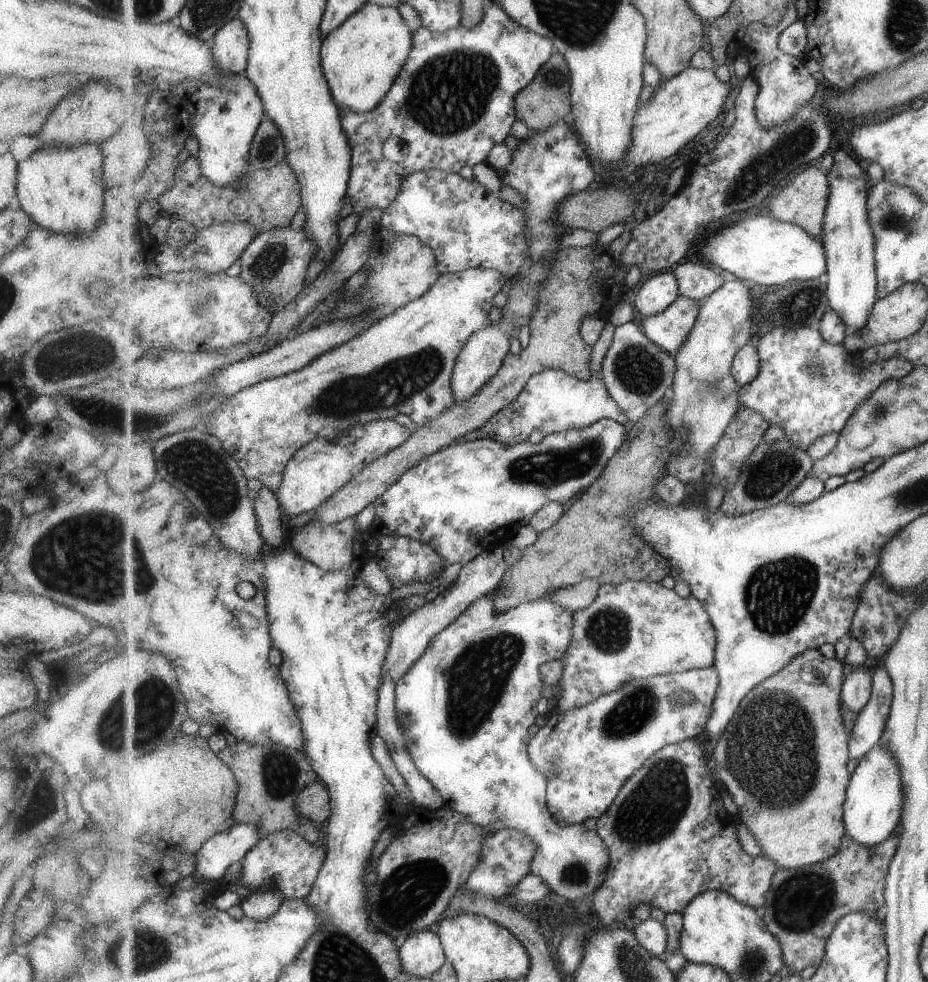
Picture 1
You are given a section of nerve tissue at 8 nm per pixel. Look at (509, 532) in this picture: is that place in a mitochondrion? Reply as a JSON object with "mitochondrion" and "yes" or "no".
{"mitochondrion":"no"}

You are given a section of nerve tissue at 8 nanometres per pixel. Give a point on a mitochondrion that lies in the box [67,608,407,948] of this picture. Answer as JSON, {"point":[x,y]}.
{"point":[145,715]}

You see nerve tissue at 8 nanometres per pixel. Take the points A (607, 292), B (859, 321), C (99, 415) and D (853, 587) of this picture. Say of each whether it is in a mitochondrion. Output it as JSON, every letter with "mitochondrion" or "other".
{"A":"other","B":"other","C":"mitochondrion","D":"other"}

